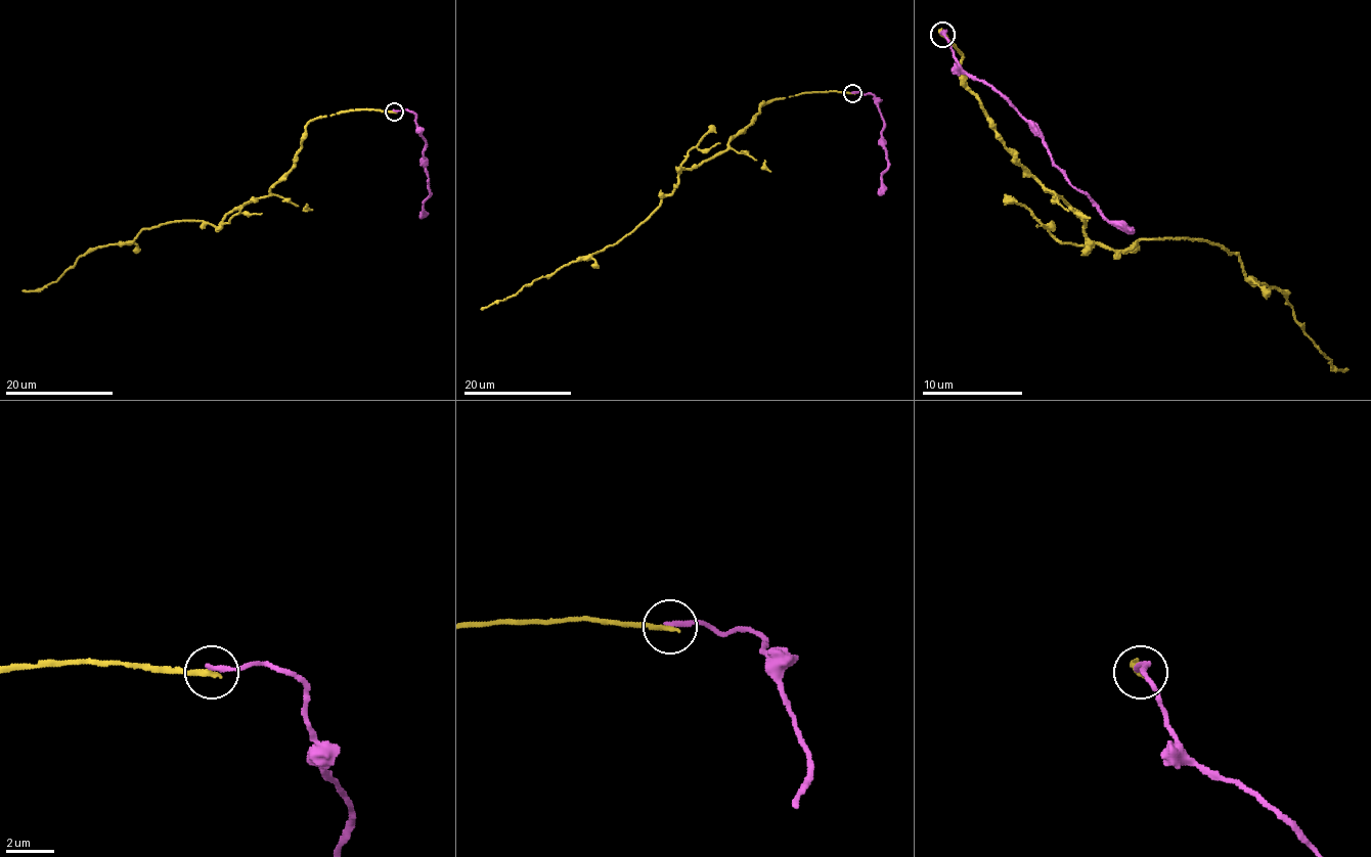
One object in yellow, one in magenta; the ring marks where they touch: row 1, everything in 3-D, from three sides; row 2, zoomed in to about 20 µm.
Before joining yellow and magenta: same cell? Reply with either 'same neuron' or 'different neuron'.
different neuron

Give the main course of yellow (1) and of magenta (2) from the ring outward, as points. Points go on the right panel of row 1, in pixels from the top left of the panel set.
1: (943, 35), (997, 136), (1079, 214), (1092, 241), (1223, 246), (1250, 279), (1276, 286), (1300, 329), (1346, 370)
2: (943, 33), (959, 65), (999, 93), (1036, 133), (1052, 164), (1109, 221), (1128, 224), (1135, 231)

